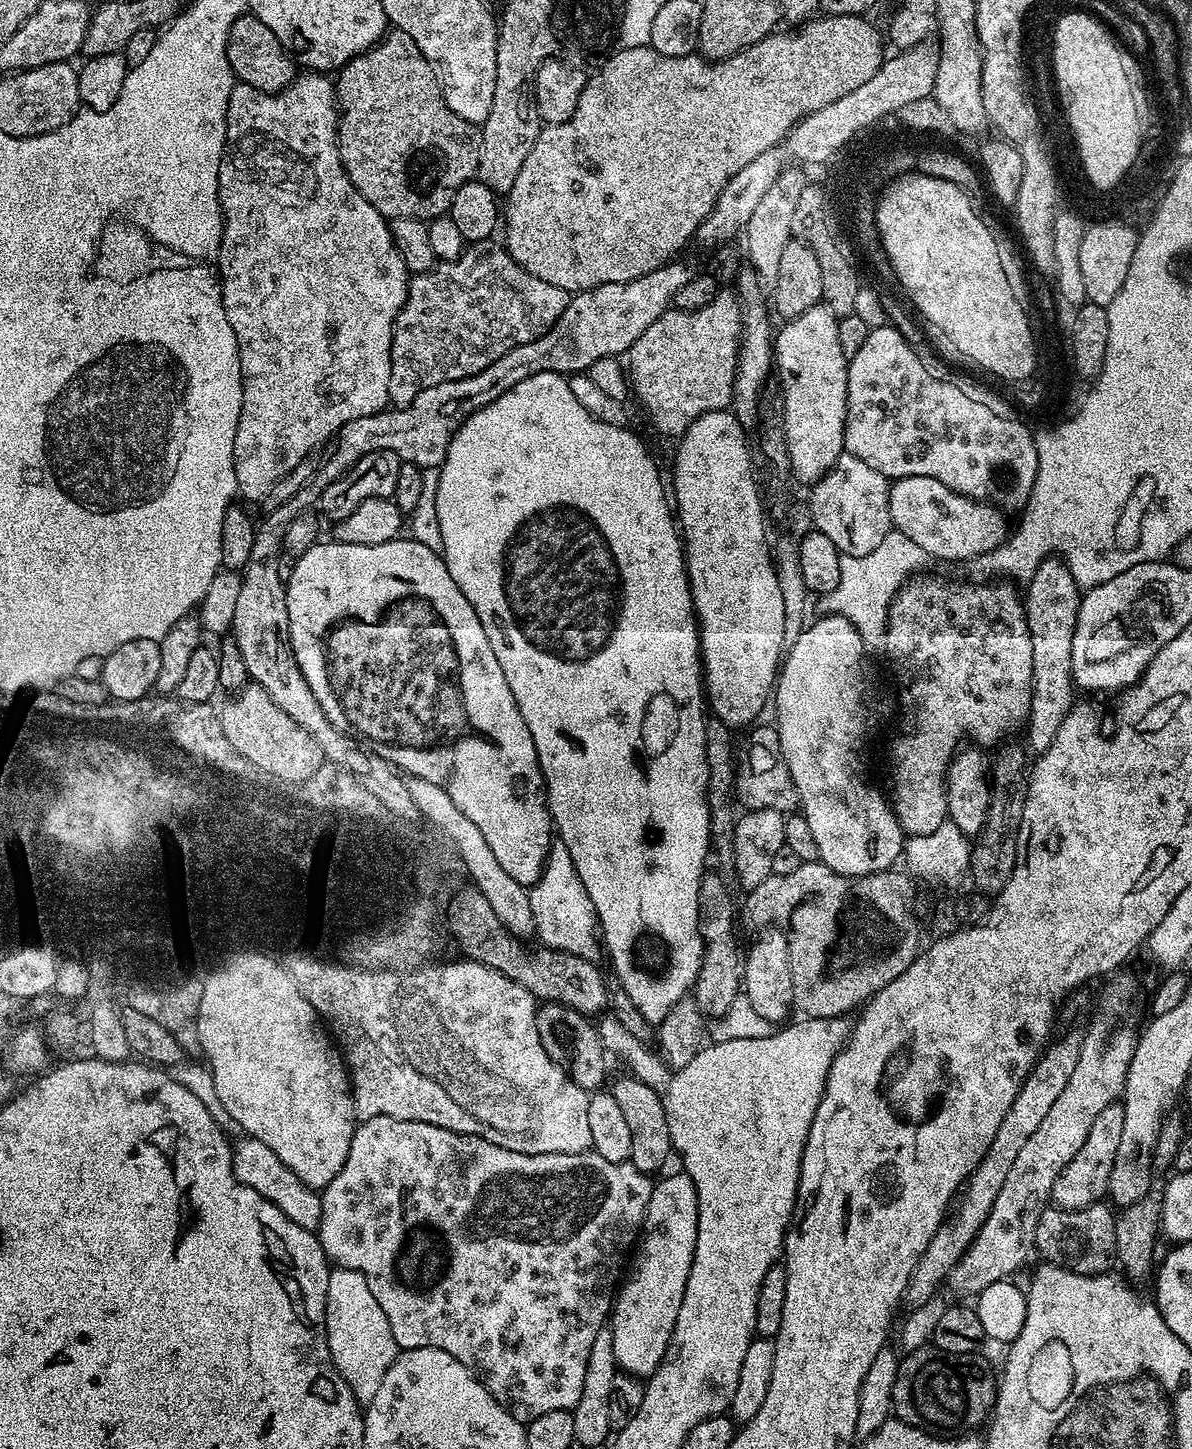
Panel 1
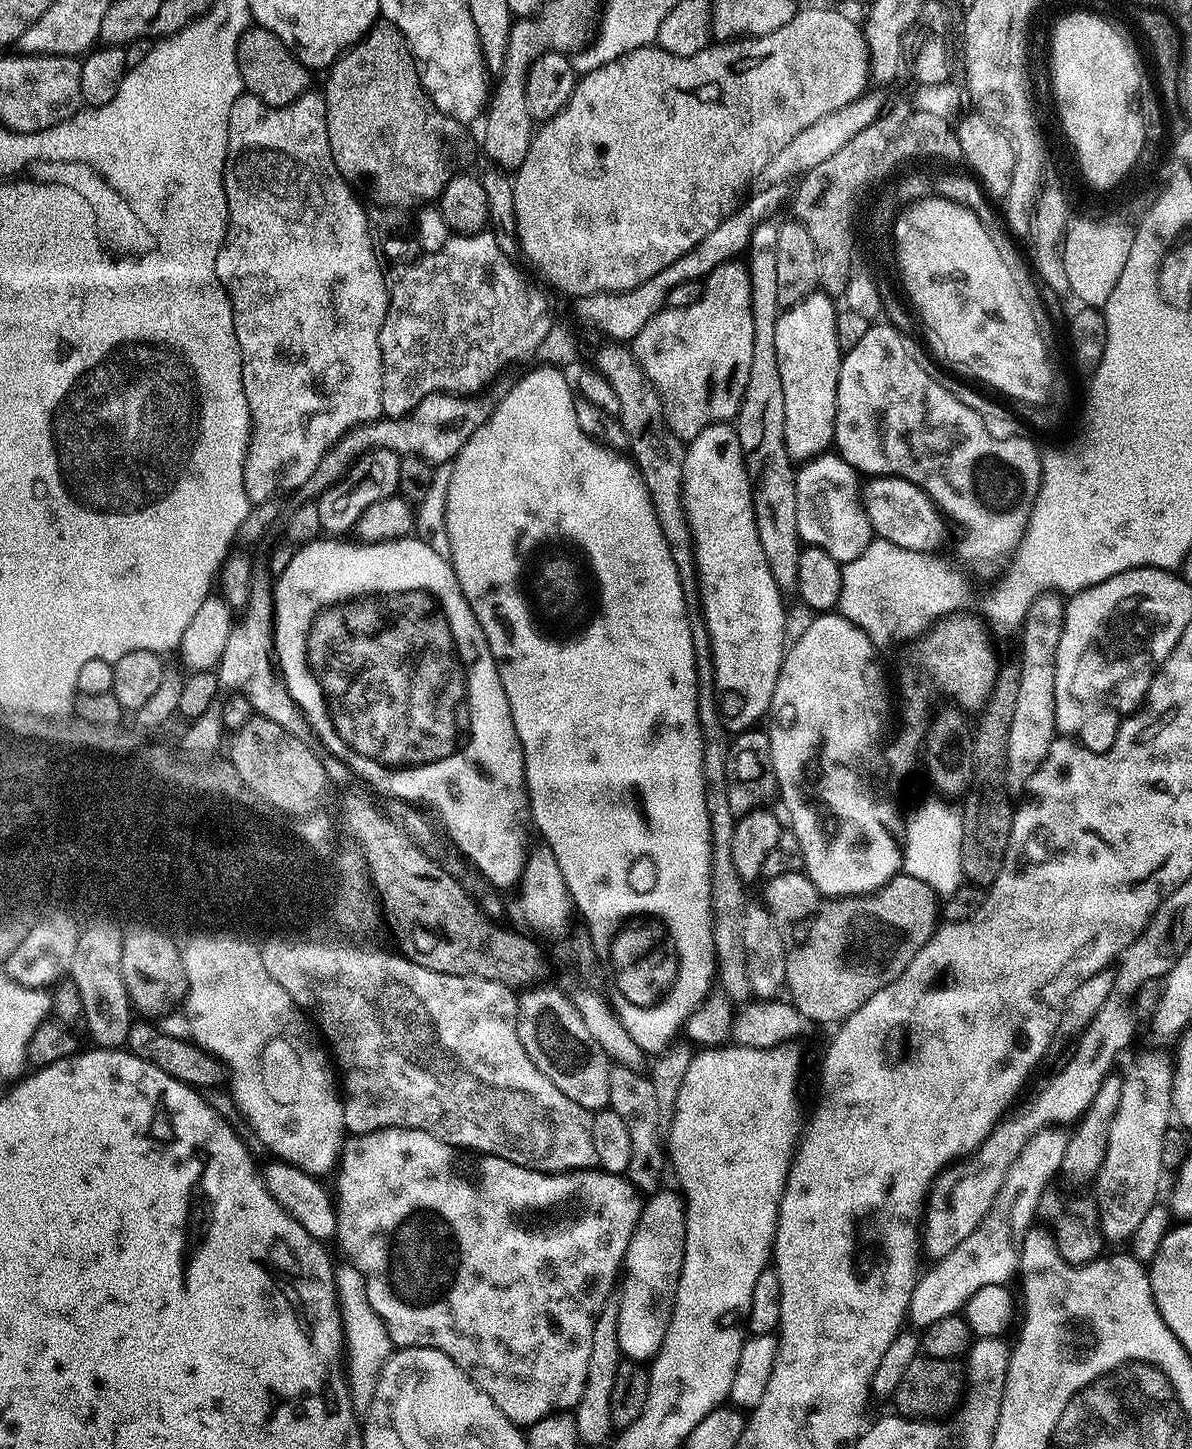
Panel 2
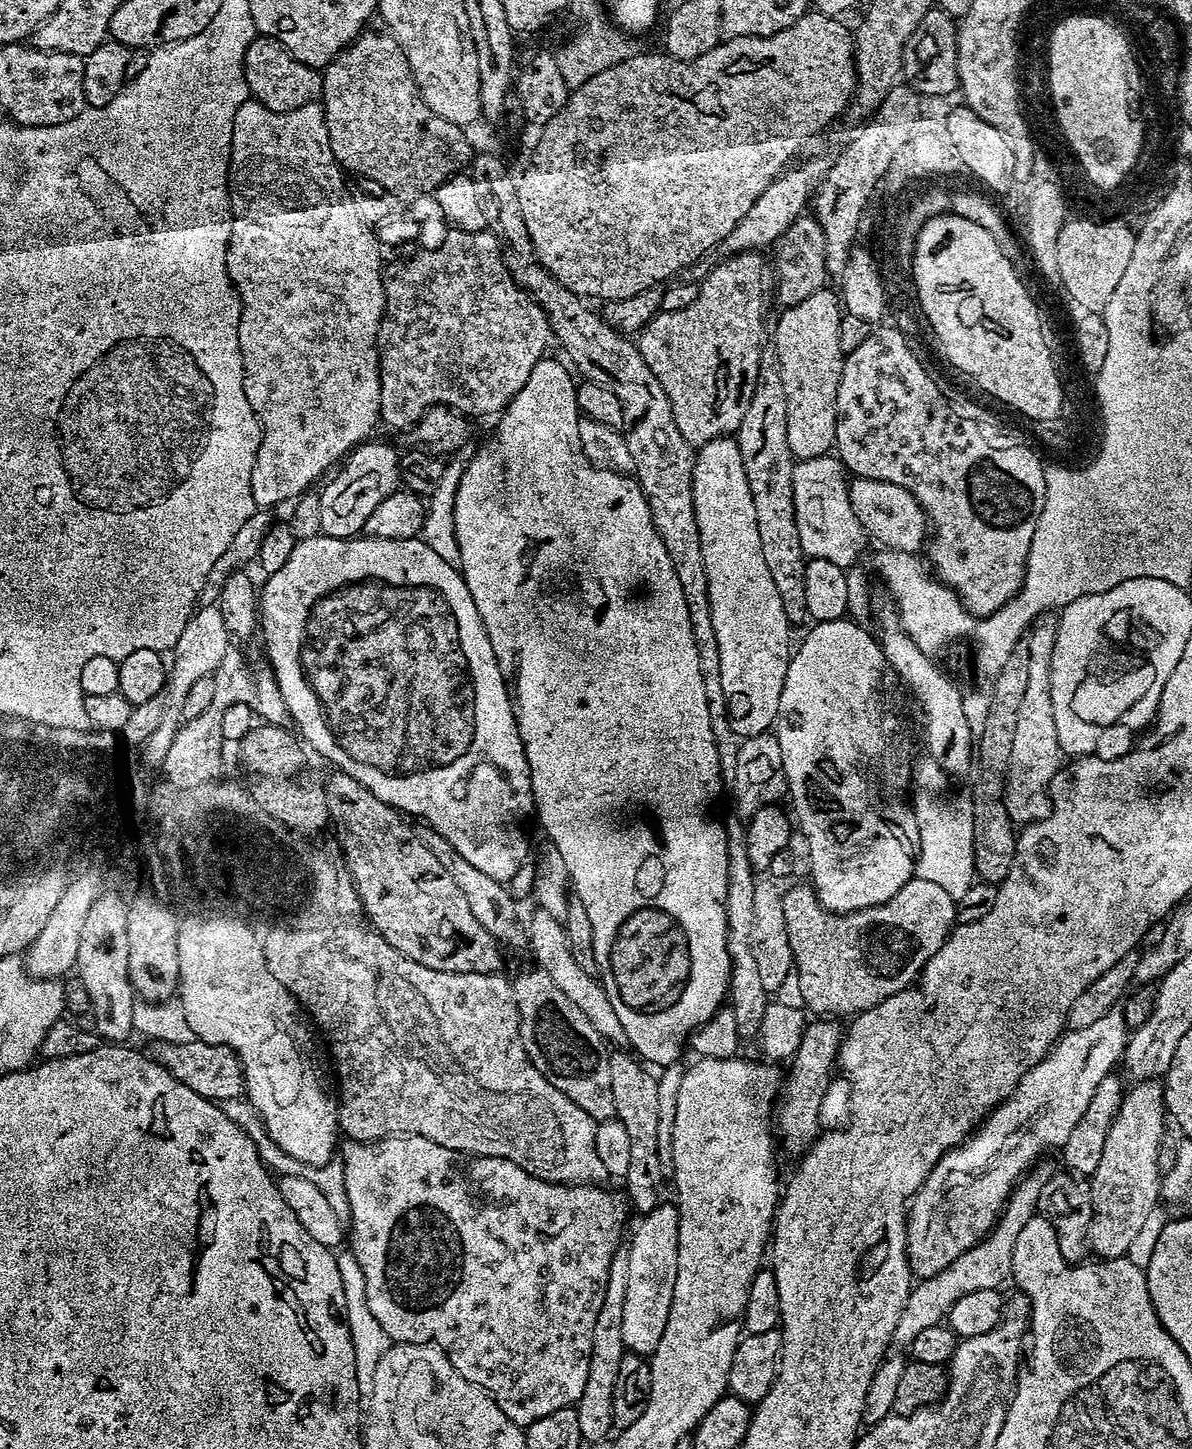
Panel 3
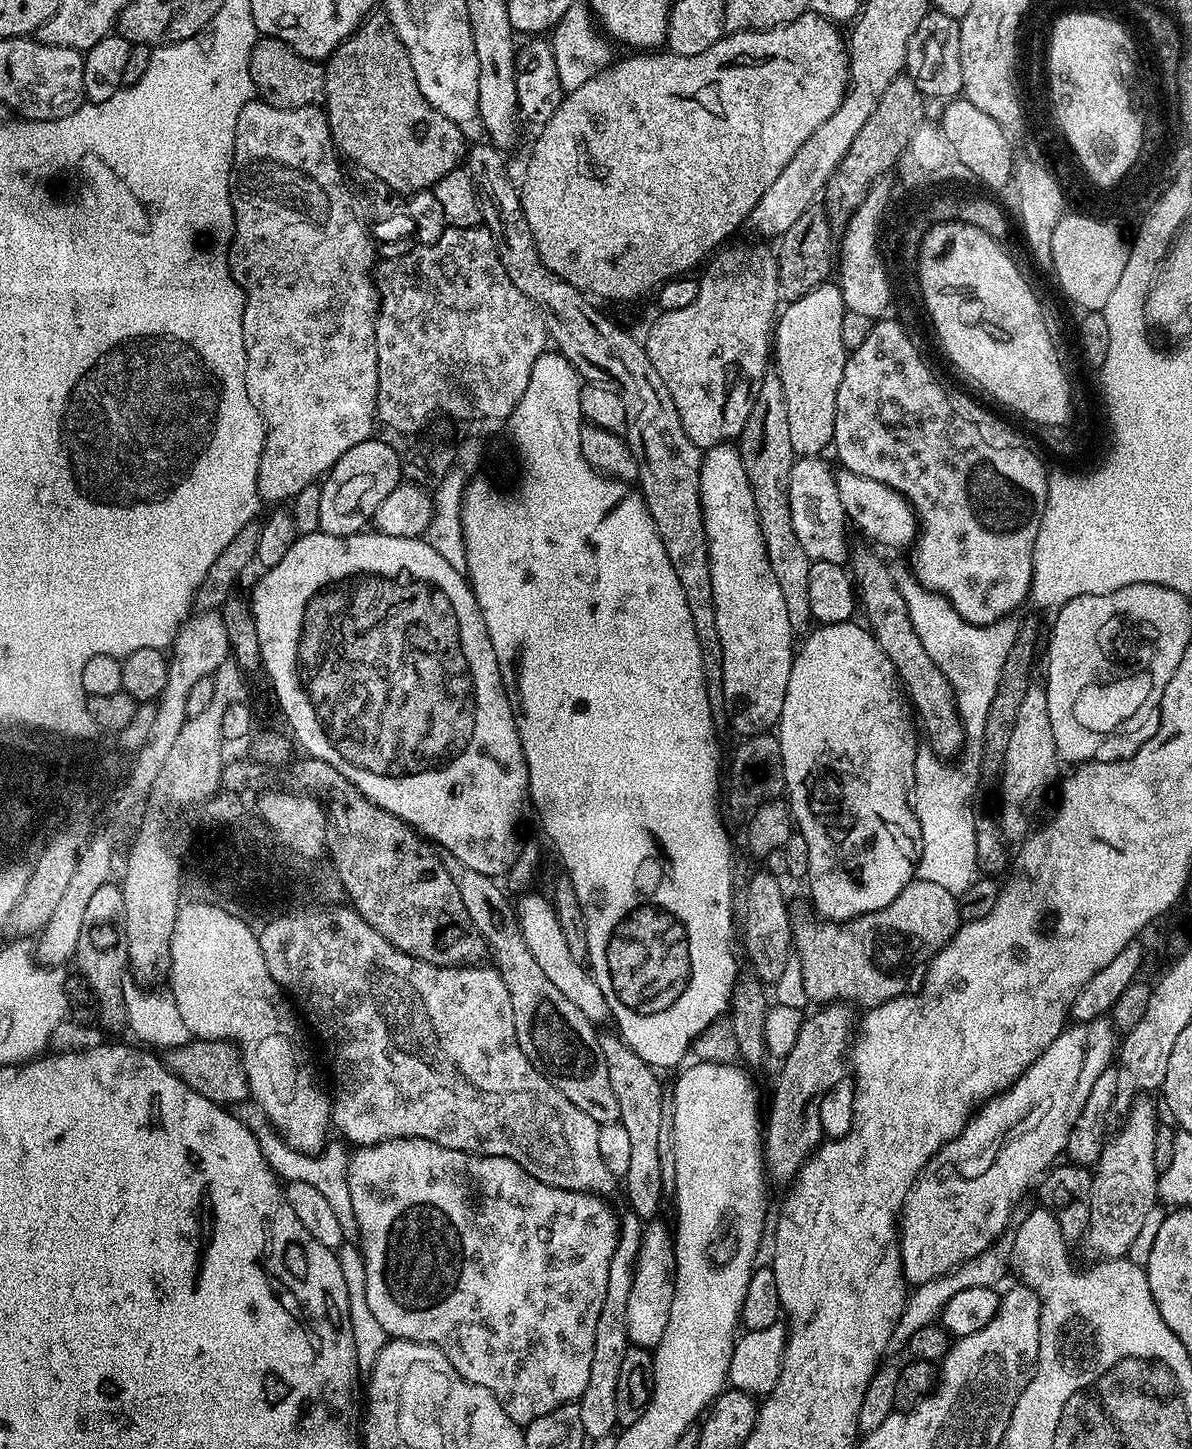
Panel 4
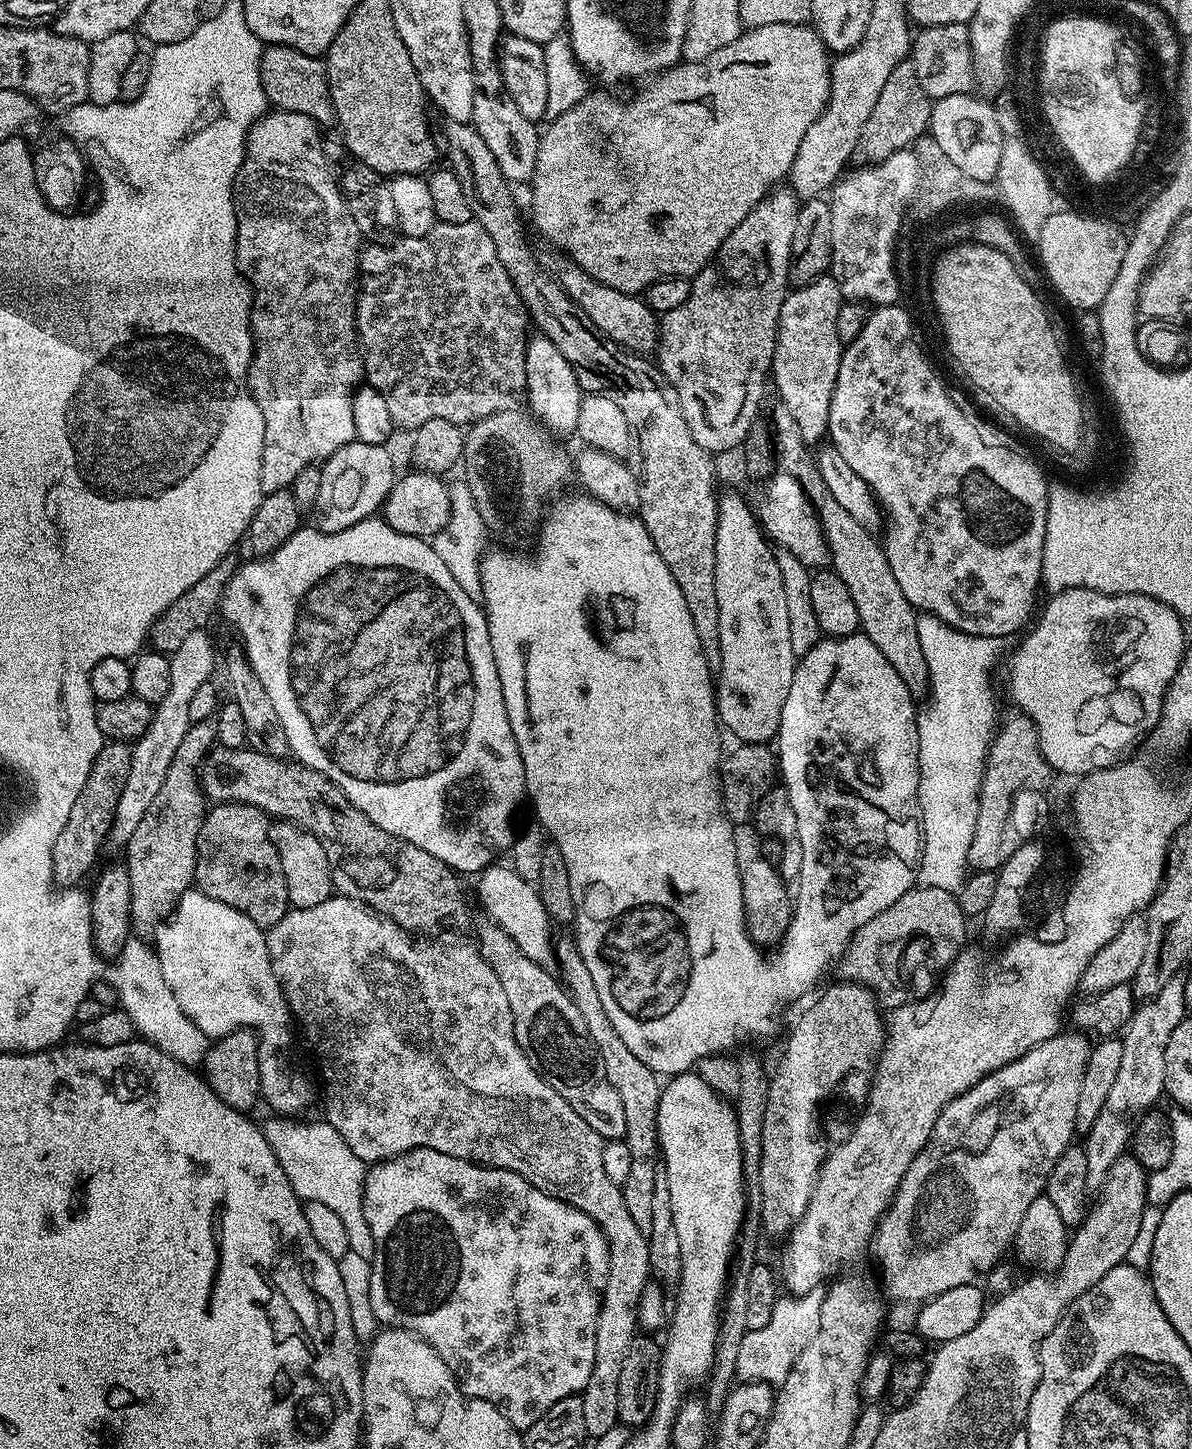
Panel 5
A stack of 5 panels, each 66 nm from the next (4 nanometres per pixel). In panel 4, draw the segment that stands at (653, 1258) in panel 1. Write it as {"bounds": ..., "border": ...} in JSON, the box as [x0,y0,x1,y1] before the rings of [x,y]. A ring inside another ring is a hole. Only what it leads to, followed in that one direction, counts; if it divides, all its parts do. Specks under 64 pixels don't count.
{"bounds":[626,1218,676,1350],"border":[[[657,1218],[643,1225],[636,1273],[630,1288],[630,1302],[626,1304],[629,1341],[637,1348],[649,1350],[655,1349],[656,1343],[662,1338],[666,1322],[670,1322],[670,1302],[674,1302],[676,1249],[673,1233],[662,1220]]]}

